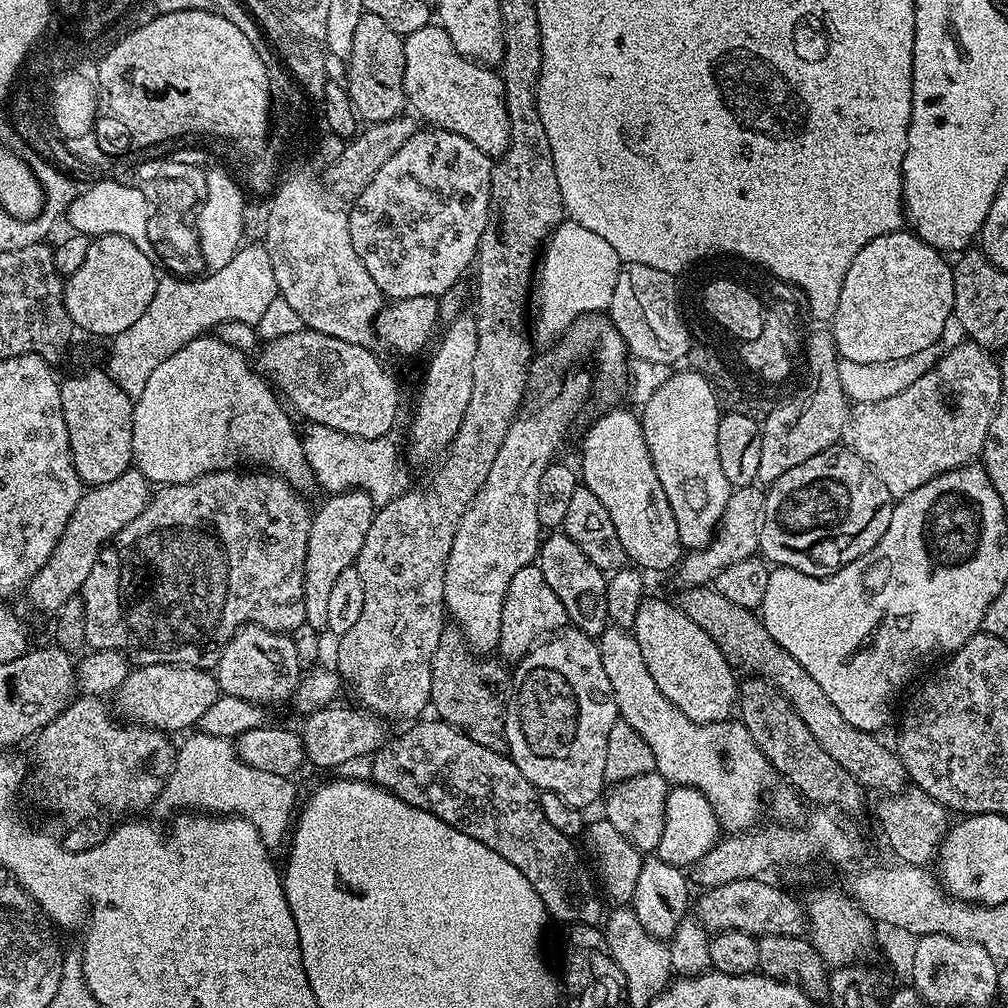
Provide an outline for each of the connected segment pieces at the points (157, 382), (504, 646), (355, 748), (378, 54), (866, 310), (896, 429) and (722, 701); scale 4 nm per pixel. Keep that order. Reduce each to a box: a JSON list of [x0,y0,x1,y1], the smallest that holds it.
[[132,334,313,489],[498,562,569,661],[299,706,386,768],[346,12,405,124],[830,230,954,362],[843,343,1000,498],[632,598,738,724]]

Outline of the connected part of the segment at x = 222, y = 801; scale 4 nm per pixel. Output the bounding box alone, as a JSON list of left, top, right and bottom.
[159,730,298,850]

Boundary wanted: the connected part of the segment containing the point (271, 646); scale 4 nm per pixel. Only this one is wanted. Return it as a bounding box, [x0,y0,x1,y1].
[214,624,302,706]

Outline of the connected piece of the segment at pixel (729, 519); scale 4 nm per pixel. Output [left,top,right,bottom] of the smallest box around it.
[678,487,764,586]

